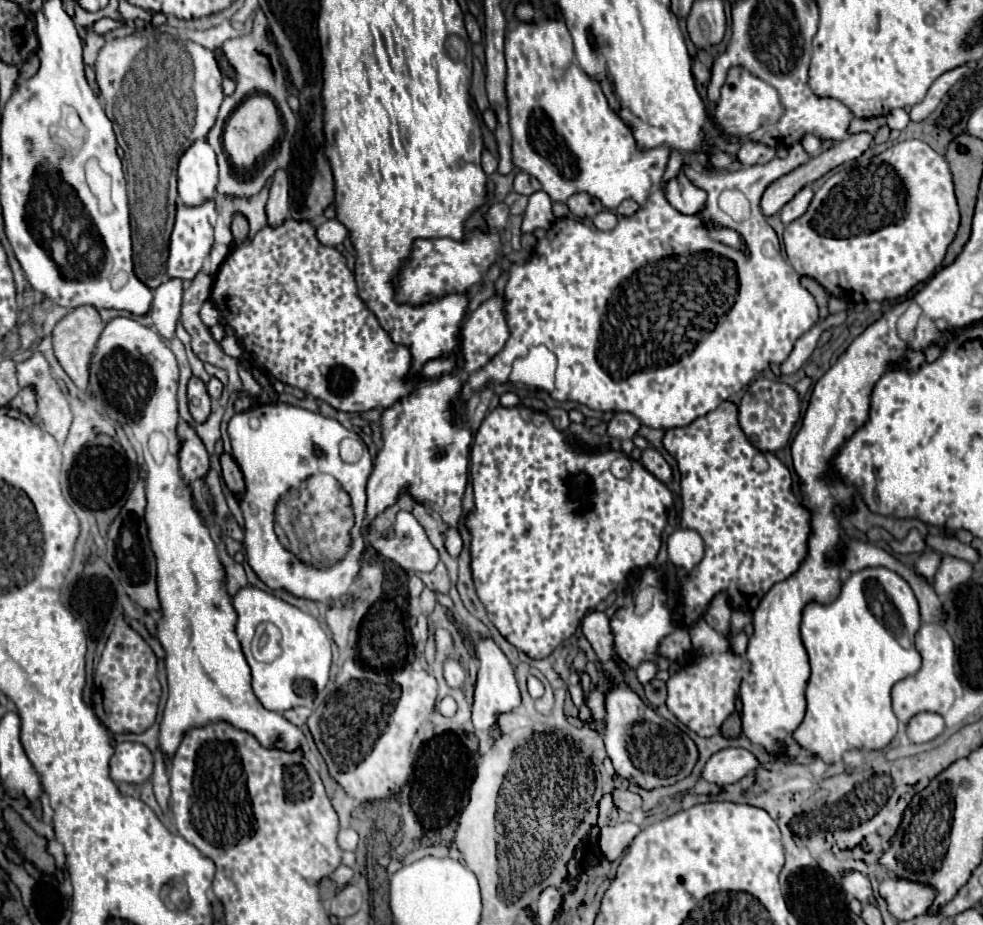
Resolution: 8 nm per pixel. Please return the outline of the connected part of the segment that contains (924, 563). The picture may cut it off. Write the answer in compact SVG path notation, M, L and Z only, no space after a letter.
M926 552L920 556L920 560L916 562L914 568L918 574L922 574L924 578L928 578L932 582L938 566L940 566L940 554L938 552Z

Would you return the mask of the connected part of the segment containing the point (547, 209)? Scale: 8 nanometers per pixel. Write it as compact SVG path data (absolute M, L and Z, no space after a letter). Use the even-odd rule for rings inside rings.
M542 190L532 194L524 212L524 220L522 220L522 234L534 232L536 228L546 230L552 226L552 222L554 222L554 214L552 214L550 196Z

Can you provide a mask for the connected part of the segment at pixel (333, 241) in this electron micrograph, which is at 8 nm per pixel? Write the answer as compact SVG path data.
M334 218L334 220L324 220L316 228L316 238L324 246L338 246L342 240L348 236L348 230Z

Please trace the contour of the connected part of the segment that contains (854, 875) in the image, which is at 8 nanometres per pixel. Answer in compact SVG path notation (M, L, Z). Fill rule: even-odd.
M844 870L842 872L842 888L852 894L854 898L858 898L860 902L868 902L872 900L872 886L870 880L856 870Z

